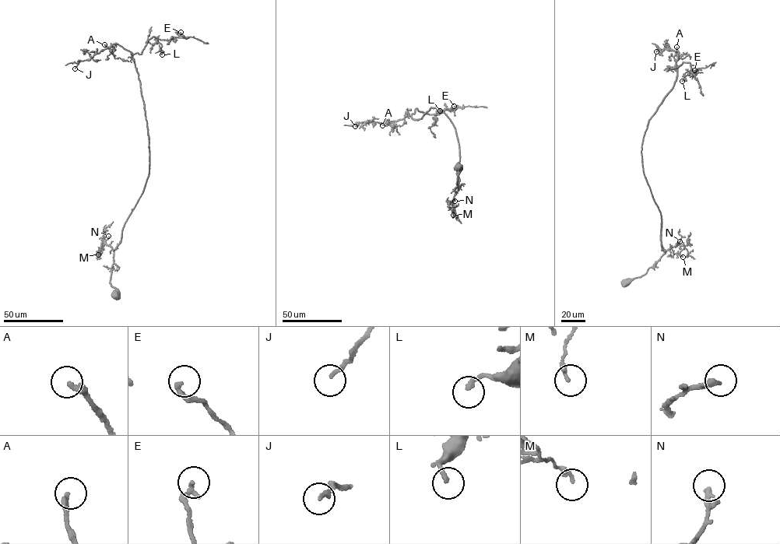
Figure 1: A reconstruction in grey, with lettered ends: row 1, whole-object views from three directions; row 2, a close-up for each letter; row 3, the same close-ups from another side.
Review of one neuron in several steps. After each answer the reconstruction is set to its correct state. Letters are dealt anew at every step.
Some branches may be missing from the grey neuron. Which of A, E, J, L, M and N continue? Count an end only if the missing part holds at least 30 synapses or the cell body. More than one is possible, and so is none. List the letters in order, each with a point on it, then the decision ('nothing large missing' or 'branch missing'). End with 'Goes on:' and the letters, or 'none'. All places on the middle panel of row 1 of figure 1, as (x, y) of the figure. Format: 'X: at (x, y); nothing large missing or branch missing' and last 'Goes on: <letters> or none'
A: at (382, 125); branch missing
E: at (454, 106); nothing large missing
J: at (355, 126); nothing large missing
L: at (440, 110); nothing large missing
M: at (453, 215); nothing large missing
N: at (454, 201); nothing large missing
Goes on: A

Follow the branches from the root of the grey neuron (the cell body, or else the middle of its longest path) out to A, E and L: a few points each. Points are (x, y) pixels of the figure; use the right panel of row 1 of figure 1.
A: (624, 282), (643, 275), (665, 253), (661, 215), (644, 175), (641, 150), (648, 120), (676, 80), (676, 47)
E: (624, 282), (643, 275), (665, 253), (642, 142), (676, 80), (672, 68), (690, 63), (694, 78), (694, 70)
L: (624, 282), (643, 275), (665, 253), (641, 145), (676, 80), (672, 68), (690, 63), (682, 81)

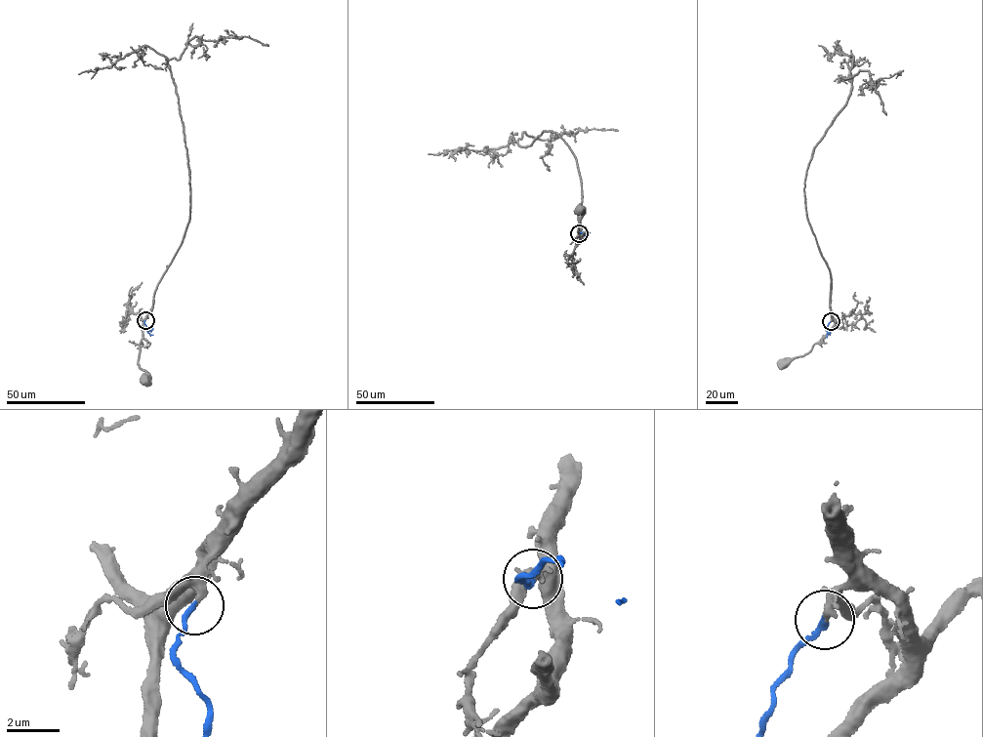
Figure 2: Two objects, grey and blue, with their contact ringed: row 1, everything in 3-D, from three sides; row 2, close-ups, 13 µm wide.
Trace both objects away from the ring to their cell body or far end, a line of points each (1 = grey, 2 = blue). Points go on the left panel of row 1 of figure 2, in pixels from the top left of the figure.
1: (145, 320), (138, 362), (146, 373), (144, 380)
2: (145, 320), (147, 332), (152, 335)

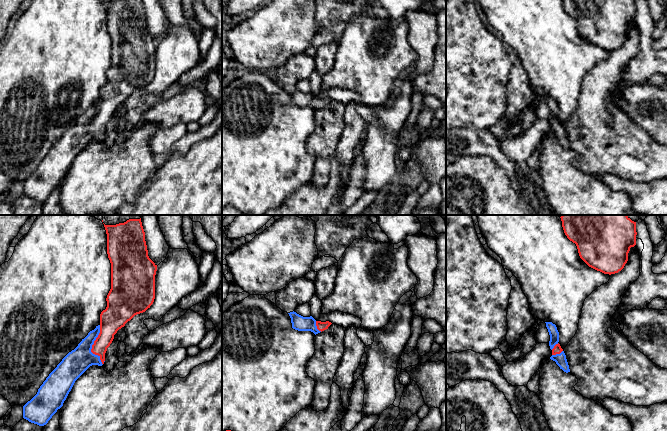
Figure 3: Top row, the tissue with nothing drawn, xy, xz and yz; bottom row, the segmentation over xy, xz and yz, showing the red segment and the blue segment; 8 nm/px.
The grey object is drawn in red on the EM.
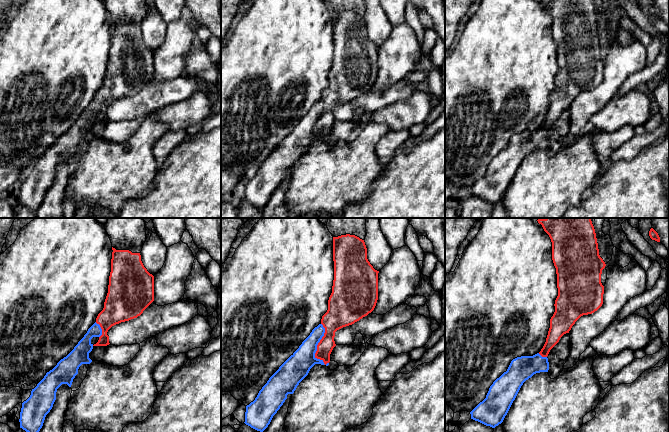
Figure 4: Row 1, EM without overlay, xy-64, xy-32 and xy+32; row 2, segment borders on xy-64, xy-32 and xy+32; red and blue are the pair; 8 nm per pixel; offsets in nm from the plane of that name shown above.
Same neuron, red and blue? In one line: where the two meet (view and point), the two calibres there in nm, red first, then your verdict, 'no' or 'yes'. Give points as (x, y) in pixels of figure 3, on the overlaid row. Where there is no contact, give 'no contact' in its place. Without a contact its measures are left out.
meets red in xy at (92, 346); 180 nm thick on the red side, 200 nm on the other; yes

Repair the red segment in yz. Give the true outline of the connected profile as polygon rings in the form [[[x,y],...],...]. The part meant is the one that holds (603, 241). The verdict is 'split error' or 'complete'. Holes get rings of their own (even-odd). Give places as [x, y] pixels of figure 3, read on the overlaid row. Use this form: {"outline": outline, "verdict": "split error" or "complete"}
{"outline": [[[562,215],[560,218],[565,235],[576,244],[580,258],[589,267],[609,275],[624,268],[630,248],[636,245],[636,222],[627,215]]], "verdict": "complete"}

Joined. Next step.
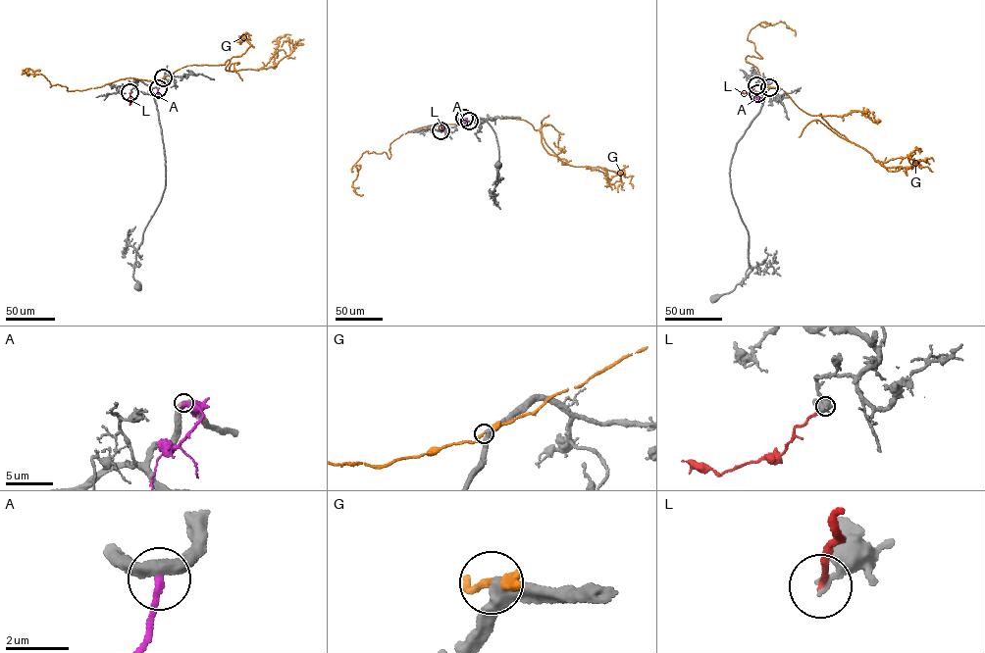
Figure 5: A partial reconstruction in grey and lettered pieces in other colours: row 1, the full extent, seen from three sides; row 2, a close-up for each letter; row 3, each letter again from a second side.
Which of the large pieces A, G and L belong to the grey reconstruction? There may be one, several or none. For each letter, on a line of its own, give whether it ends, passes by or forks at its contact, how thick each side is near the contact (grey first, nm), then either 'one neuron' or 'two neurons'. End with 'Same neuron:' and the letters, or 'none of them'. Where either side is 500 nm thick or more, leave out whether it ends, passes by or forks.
A: it ends | 480/220 nm | two neurons
G: it passes by | 340/140 nm | two neurons
L: it ends | 280/200 nm | two neurons
Same neuron: none of them

